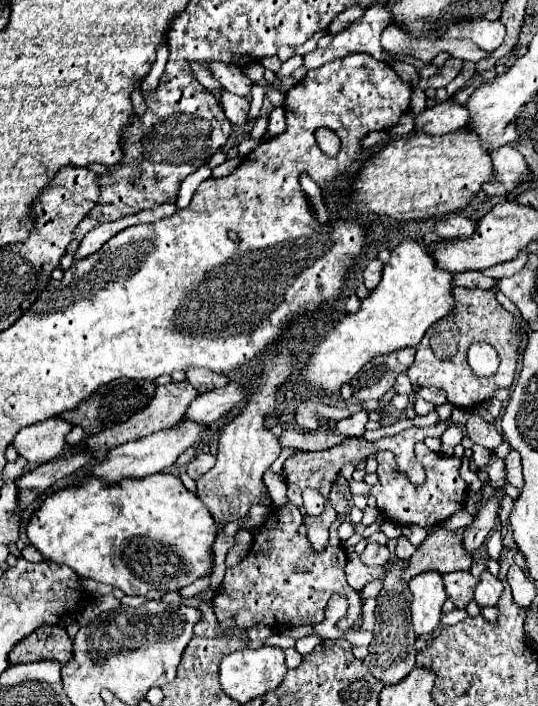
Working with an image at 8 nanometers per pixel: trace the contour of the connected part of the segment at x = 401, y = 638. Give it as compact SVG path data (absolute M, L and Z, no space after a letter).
M348 556L348 564L346 564L348 584L356 590L362 590L372 580L382 577L384 580L383 599L377 599L378 605L375 610L377 621L374 626L374 638L368 646L370 654L364 658L364 664L368 666L368 670L376 674L376 678L382 680L384 684L400 682L416 666L416 646L414 646L416 634L412 630L412 612L410 612L412 594L408 594L408 582L400 578L400 574L404 572L404 566L408 566L408 560L402 560L398 556L393 563L388 560L385 565L372 566L372 568L364 566L358 556Z

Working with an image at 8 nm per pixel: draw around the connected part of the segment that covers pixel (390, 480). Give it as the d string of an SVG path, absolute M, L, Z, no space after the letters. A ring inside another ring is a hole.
M424 442L416 444L416 458L418 462L424 466L426 472L426 480L420 486L414 486L410 482L410 478L406 478L406 474L400 474L396 470L396 462L392 452L378 452L376 460L378 460L378 478L380 482L376 486L372 486L372 496L376 498L378 510L388 516L390 520L394 520L396 524L418 524L422 528L432 528L440 522L444 522L446 518L450 518L450 514L458 512L464 508L464 500L468 494L468 484L460 478L458 470L462 460L460 458L446 458L438 452L432 452Z

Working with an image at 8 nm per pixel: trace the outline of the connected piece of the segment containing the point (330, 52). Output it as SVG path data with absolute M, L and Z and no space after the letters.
M380 2L376 6L370 6L366 14L352 22L348 28L338 32L328 48L316 48L314 52L304 56L304 66L308 70L324 66L336 58L344 58L354 52L366 52L374 56L376 60L390 62L390 56L380 46L380 34L384 28L388 28L394 22L392 10L388 8L388 2Z

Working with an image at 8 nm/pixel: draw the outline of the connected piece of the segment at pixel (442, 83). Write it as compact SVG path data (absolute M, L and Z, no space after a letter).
M448 58L445 65L436 75L428 78L427 80L420 79L418 87L422 90L426 90L427 88L444 88L450 84L458 74L460 74L462 66L464 66L464 62L462 62L460 58Z

